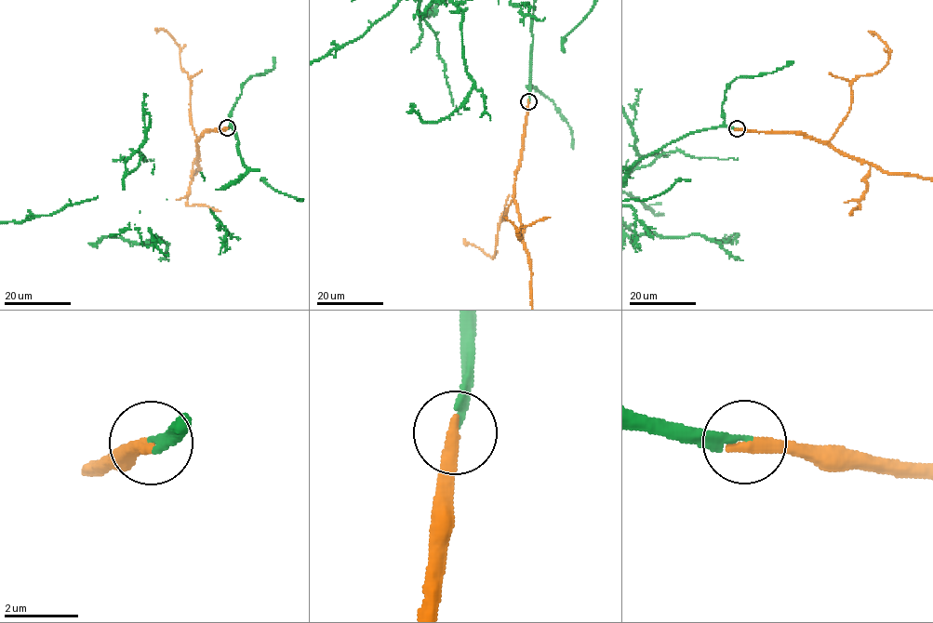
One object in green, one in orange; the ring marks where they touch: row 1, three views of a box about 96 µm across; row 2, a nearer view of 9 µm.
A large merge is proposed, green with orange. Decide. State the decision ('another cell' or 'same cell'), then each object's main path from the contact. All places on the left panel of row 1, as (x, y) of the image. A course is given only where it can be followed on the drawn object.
same cell; course green (227, 127), (246, 169), (222, 187), (100, 195), (20, 222)

